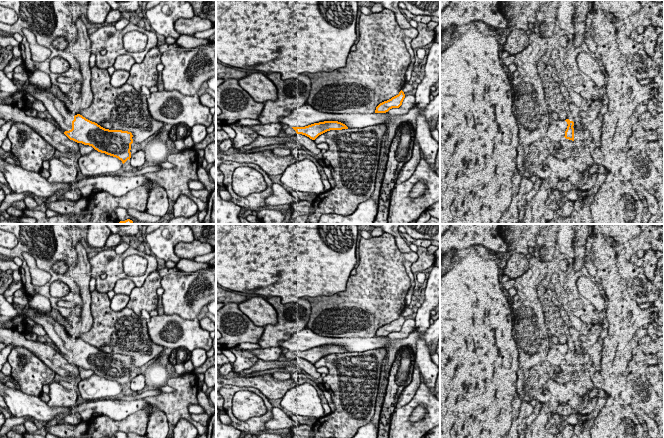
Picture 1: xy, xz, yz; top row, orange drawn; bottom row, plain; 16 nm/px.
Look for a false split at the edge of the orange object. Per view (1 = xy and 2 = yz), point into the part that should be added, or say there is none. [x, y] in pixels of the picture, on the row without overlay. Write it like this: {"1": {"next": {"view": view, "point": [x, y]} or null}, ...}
{"1": {"next": {"view": "xy", "point": [57, 333]}}, "2": {"next": {"view": "yz", "point": [569, 340]}}}

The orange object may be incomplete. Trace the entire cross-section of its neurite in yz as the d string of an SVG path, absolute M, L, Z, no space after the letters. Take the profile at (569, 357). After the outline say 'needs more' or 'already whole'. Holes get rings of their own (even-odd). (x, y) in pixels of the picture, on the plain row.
M570 335L567 338L567 343L565 344L568 348L567 353L565 355L565 362L574 365L574 346L573 340Z; needs more

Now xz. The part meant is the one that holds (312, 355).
M324 345L319 347L314 347L305 351L288 351L284 357L288 360L293 360L295 358L302 358L315 364L319 359L330 355L330 354L342 354L348 353L348 351L338 345Z; needs more

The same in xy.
M28 307L26 316L44 328L46 334L70 364L92 370L98 376L118 382L123 388L130 384L133 367L131 356L105 353L80 338L74 340L66 329L50 316L50 312L39 315Z; needs more

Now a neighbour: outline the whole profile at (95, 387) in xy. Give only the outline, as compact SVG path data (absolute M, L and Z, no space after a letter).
M92 375L78 384L79 393L84 400L115 398L123 390L121 384L105 377Z

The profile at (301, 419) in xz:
M283 408L283 411L293 420L293 421L297 421L300 424L306 424L307 421L312 418L312 417L306 417L306 416L299 416L299 415L294 415L291 412L289 412L288 410Z

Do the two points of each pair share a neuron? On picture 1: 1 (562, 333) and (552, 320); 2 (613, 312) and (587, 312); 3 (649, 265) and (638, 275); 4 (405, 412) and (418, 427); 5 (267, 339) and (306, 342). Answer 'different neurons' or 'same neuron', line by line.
1: same neuron
2: different neurons
3: different neurons
4: same neuron
5: different neurons

